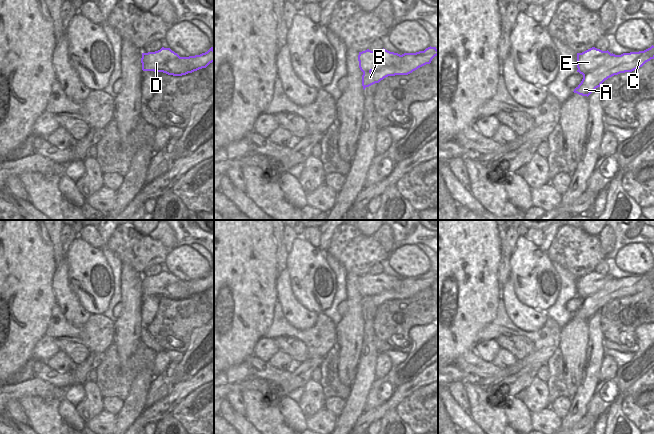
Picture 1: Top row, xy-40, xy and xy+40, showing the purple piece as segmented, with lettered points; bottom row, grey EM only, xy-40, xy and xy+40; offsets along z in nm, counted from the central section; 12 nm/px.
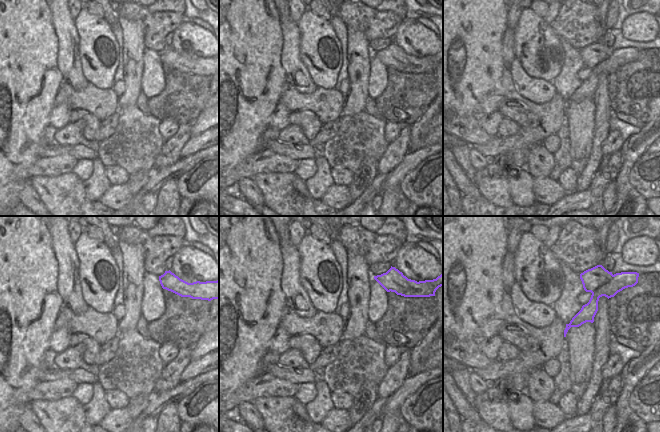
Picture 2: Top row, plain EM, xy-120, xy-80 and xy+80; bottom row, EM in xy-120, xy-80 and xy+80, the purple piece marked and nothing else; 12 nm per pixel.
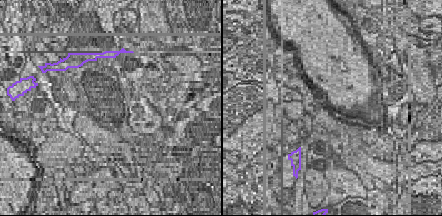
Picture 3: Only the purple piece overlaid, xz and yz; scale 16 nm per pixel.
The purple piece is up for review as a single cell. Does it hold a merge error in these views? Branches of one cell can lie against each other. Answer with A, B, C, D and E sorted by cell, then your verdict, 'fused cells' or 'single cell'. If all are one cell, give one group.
A B C / D E; fused cells

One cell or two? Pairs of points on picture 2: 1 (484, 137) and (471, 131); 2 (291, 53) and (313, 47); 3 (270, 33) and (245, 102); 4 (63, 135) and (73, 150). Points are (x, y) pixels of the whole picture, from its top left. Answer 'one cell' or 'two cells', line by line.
1: one cell
2: two cells
3: one cell
4: two cells

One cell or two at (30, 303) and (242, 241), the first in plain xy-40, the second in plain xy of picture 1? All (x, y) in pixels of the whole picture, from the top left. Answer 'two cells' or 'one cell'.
one cell

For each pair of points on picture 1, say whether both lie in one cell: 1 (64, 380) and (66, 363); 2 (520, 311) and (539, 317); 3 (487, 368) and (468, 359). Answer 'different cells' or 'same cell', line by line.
1: different cells
2: same cell
3: same cell

